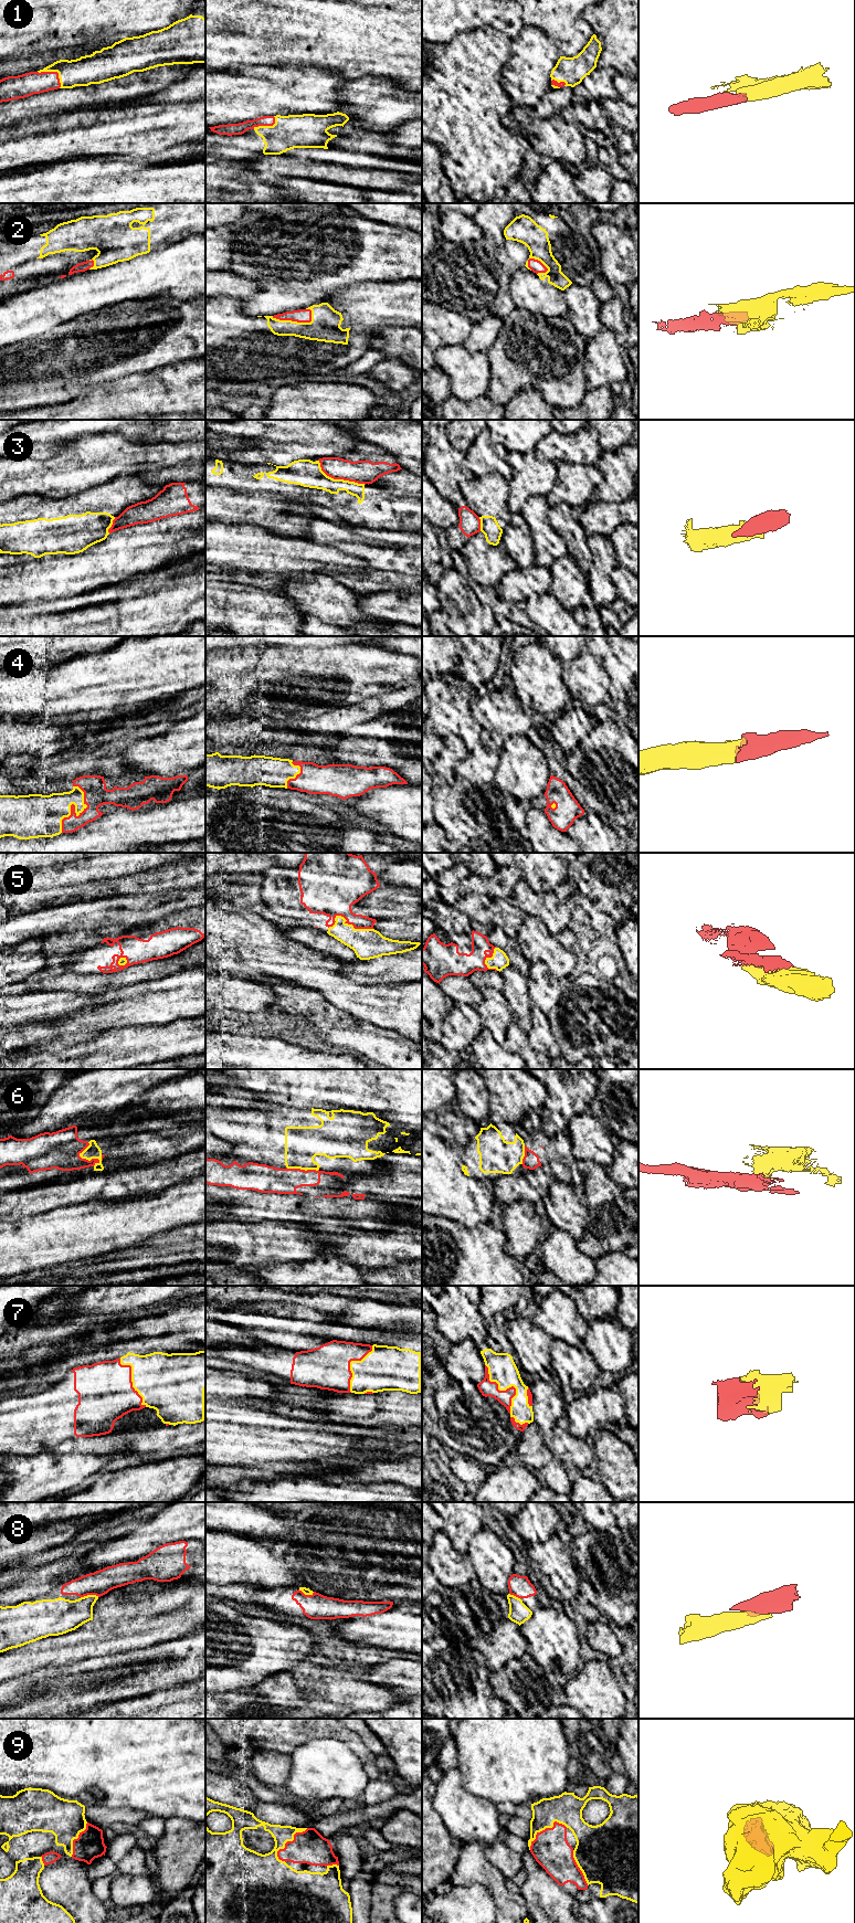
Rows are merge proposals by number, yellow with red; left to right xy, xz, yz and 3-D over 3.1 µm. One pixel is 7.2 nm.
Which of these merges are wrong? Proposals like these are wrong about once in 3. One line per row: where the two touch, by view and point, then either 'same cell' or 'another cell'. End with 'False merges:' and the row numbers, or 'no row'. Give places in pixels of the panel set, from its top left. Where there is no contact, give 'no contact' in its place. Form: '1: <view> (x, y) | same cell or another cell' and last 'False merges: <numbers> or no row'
1: xy (54, 71) | same cell
2: xz (296, 321) | same cell
3: xz (338, 479) | another cell
4: xy (75, 809) | same cell
5: xz (347, 923) | same cell
6: xy (85, 1158) | another cell
7: yz (505, 1390) | same cell
8: xy (90, 1595) | same cell
9: xz (288, 1840) | same cell
False merges: 3, 6

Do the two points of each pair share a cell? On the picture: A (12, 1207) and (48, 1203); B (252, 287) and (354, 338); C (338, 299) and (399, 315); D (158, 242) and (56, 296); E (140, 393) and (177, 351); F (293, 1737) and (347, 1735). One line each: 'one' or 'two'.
A: one
B: two
C: one
D: two
E: two
F: one

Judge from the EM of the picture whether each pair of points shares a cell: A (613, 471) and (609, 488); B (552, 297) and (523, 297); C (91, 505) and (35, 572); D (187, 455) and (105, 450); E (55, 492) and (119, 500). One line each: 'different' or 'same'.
A: same
B: same
C: different
D: same
E: different

